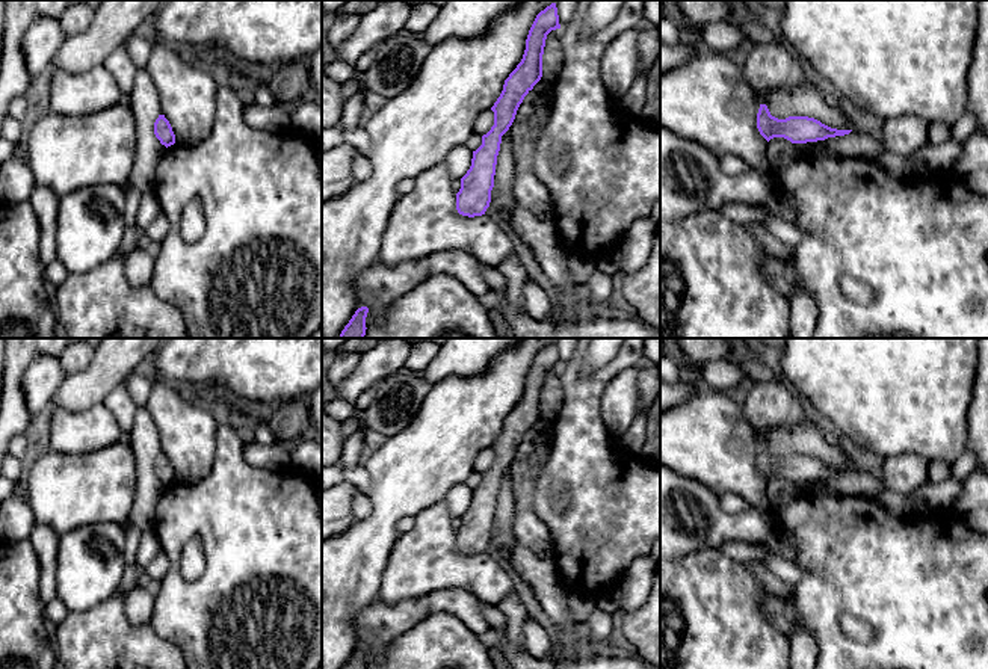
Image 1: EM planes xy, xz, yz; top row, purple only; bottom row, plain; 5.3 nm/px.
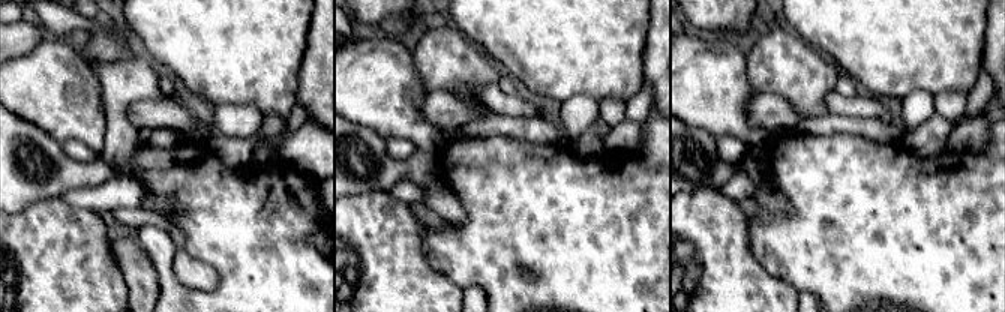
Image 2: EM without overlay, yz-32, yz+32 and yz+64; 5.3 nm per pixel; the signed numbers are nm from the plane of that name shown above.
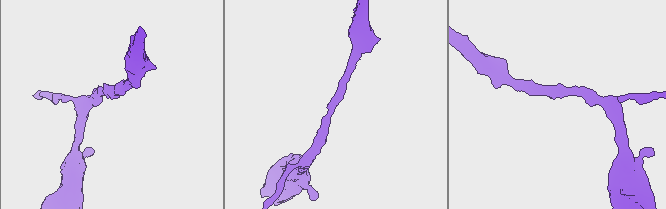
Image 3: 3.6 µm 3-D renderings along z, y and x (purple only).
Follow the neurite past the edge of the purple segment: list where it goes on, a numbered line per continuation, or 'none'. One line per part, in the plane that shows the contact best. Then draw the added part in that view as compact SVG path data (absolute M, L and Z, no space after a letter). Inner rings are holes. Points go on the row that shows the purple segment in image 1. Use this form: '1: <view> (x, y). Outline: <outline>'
none

